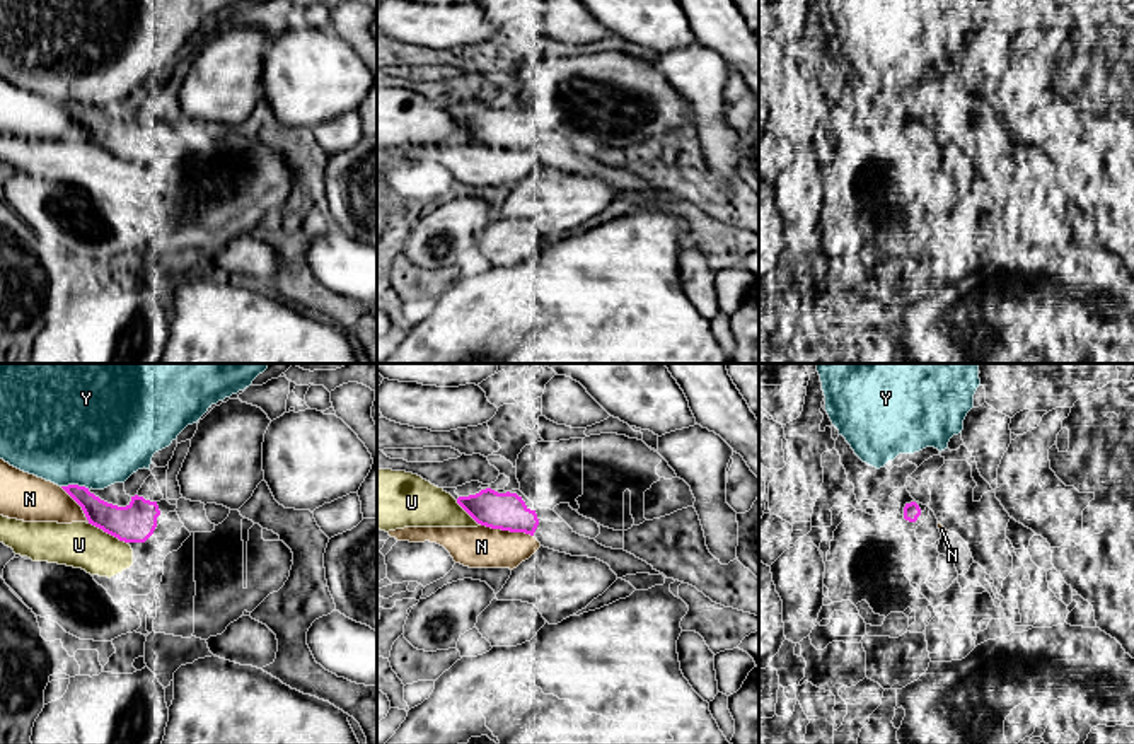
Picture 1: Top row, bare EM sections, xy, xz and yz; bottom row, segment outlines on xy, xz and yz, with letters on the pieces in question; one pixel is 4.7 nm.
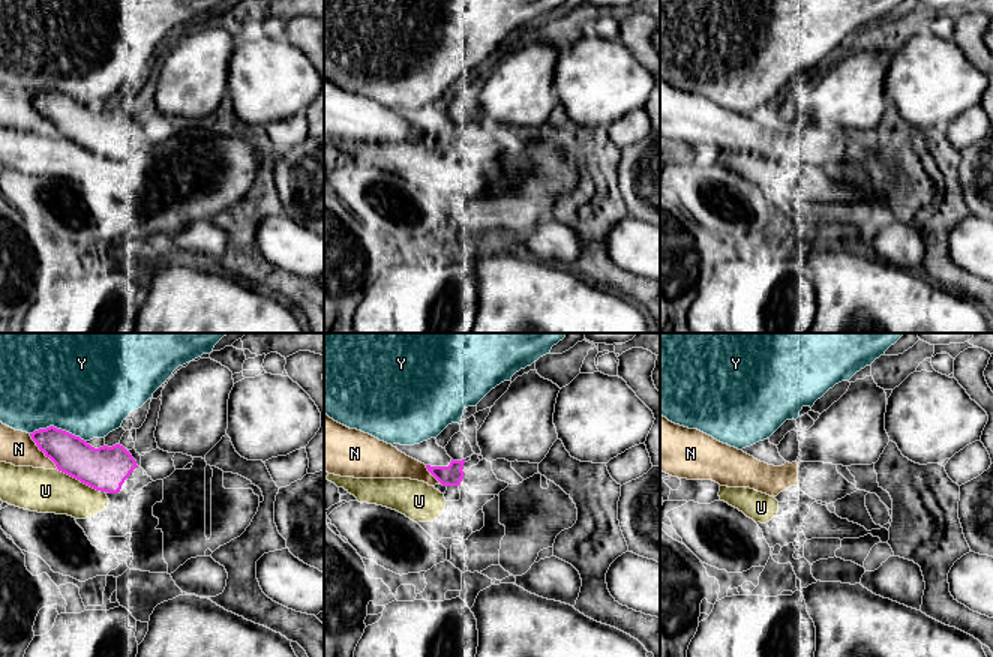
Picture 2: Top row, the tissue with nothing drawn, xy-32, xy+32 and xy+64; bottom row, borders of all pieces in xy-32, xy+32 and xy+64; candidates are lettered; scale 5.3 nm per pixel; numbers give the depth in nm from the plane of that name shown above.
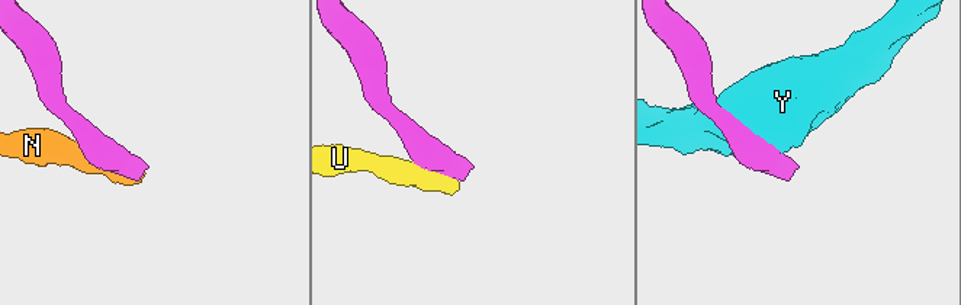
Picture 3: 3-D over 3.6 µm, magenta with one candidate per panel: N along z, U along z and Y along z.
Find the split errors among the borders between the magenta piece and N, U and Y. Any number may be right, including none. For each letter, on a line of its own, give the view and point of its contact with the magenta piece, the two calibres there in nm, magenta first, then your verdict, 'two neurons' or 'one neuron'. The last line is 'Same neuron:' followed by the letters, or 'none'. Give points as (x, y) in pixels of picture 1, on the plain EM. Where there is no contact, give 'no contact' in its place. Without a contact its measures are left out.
N: contact xz (507, 147); calibres 180 and 200 nm; two neurons
U: contact xy (108, 151); calibres 190 and 220 nm; two neurons
Y: contact xy (75, 103); calibres 140 and 500 nm; two neurons
Same neuron: none

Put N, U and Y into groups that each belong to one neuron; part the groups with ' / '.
N / U / Y

